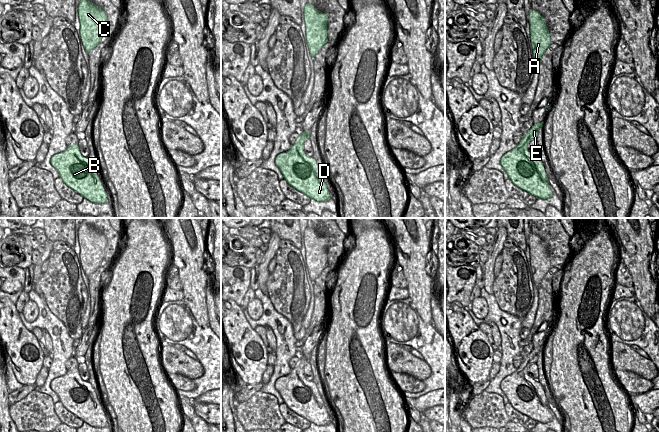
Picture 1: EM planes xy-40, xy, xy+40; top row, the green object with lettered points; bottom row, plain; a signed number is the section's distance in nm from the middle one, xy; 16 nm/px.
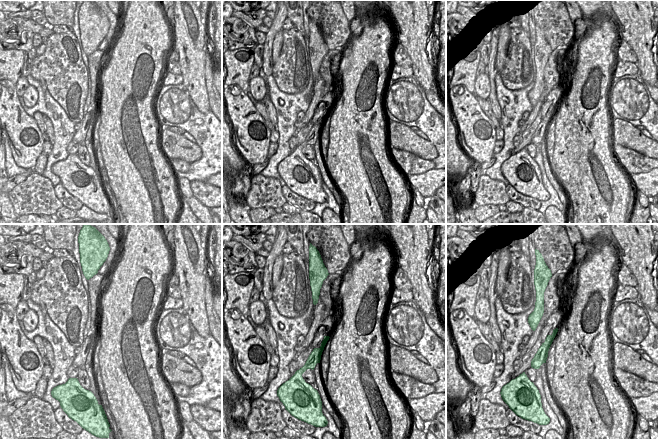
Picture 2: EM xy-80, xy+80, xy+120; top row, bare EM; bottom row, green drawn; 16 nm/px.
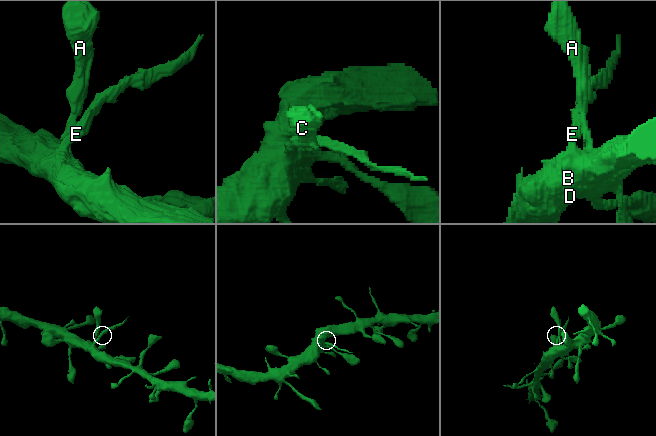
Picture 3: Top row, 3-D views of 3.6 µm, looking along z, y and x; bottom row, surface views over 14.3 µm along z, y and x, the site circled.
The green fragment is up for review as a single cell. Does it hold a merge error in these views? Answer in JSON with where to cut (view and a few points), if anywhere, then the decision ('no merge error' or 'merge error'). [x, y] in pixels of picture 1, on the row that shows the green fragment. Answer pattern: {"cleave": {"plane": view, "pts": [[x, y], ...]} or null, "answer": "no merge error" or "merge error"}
{"cleave": {"plane": "xy+40", "pts": [[527, 132], [531, 139]]}, "answer": "merge error"}

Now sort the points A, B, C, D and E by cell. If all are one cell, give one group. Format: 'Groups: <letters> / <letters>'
Groups: A B C D / E

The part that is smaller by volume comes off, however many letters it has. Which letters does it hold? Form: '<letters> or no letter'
E

